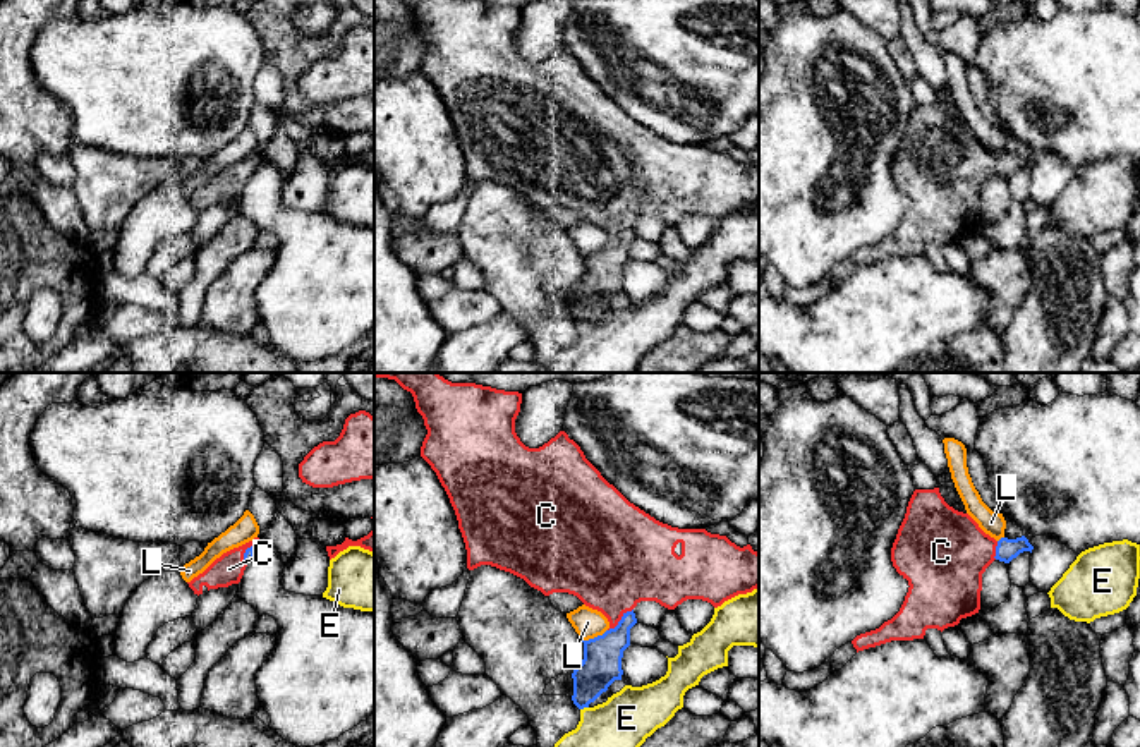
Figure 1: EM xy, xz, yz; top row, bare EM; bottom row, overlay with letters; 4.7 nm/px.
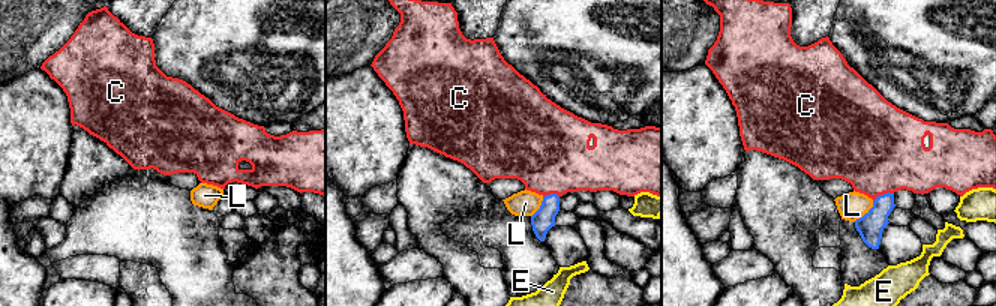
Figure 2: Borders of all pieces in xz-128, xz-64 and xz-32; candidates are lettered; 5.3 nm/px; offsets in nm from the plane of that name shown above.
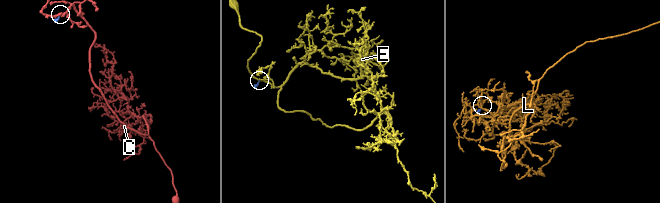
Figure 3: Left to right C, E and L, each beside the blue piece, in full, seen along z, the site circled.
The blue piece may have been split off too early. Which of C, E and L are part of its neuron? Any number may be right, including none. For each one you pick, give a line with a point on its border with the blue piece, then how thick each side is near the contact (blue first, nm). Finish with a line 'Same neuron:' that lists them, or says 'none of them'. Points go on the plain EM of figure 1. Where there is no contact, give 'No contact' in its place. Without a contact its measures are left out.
C: Touches blue at xz (620, 236). Thickness 190 nm (blue) against 400 nm
Same neuron: C

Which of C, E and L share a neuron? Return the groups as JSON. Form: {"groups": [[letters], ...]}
{"groups": [["C"], ["E"], ["L"]]}

